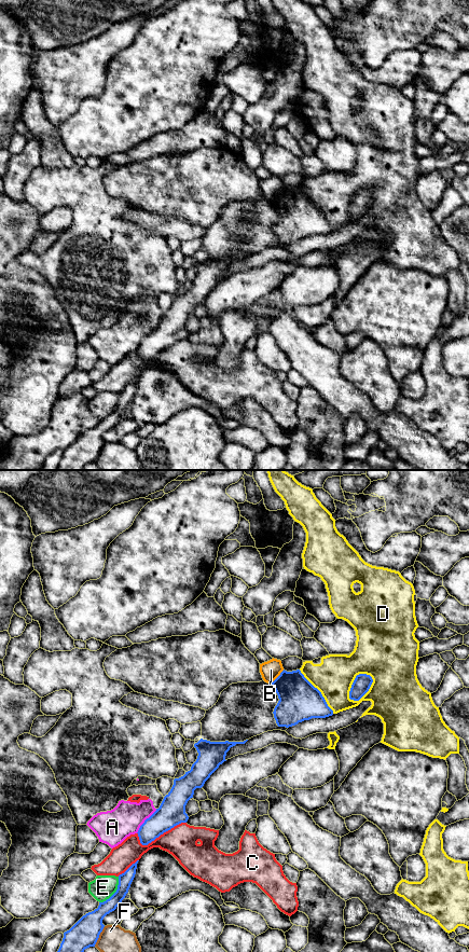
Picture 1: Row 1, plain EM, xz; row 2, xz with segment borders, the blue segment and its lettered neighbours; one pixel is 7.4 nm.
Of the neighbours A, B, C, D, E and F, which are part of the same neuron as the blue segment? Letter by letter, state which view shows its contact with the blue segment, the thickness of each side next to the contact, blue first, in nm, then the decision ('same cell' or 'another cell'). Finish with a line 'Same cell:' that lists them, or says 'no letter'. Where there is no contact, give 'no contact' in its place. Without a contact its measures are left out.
A: xz | 200/260 nm | another cell
B: xz | 300/140 nm | another cell
C: xz | 200/240 nm | another cell
D: xz | 130/400 nm | another cell
E: xz | 120/180 nm | another cell
F: xz | 200/280 nm | another cell
Same cell: no letter

